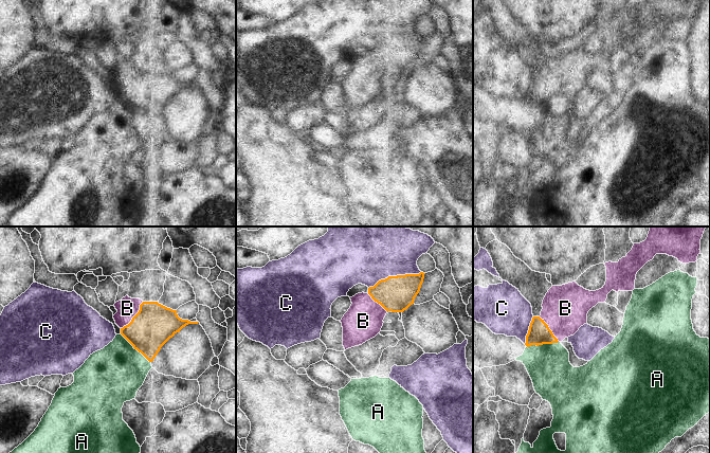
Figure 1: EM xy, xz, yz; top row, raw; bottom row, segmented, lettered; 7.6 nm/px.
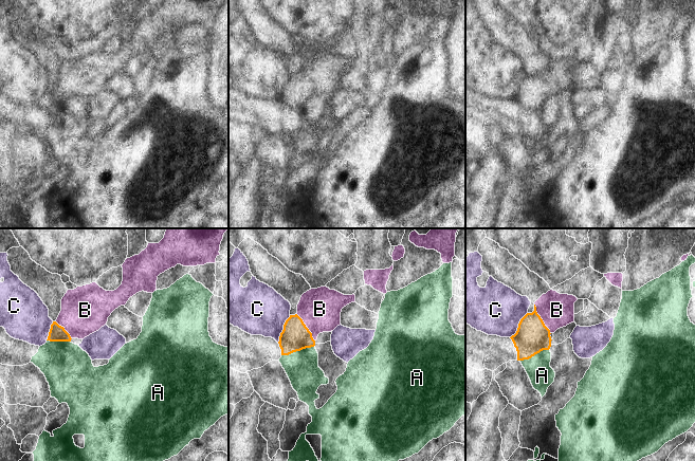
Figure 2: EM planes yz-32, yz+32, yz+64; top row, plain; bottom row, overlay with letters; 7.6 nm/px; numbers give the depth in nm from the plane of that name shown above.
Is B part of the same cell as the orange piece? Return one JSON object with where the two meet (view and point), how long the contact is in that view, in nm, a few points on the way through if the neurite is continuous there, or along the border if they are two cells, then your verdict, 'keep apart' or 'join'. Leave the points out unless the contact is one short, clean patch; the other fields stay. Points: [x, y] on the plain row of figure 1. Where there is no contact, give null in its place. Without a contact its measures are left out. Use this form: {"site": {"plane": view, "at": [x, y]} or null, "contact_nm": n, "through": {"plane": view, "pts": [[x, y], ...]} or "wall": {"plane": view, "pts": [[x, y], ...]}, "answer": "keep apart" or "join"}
{"site": {"plane": "xy", "at": [133, 79]}, "contact_nm": 260, "through": {"plane": "xy", "pts": [[153, 88], [142, 87], [133, 79], [127, 71]]}, "answer": "join"}

